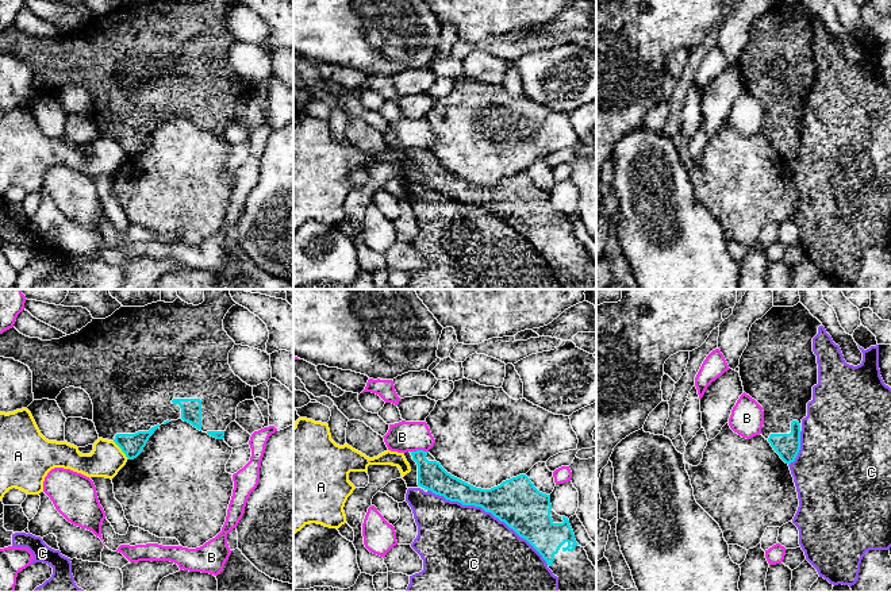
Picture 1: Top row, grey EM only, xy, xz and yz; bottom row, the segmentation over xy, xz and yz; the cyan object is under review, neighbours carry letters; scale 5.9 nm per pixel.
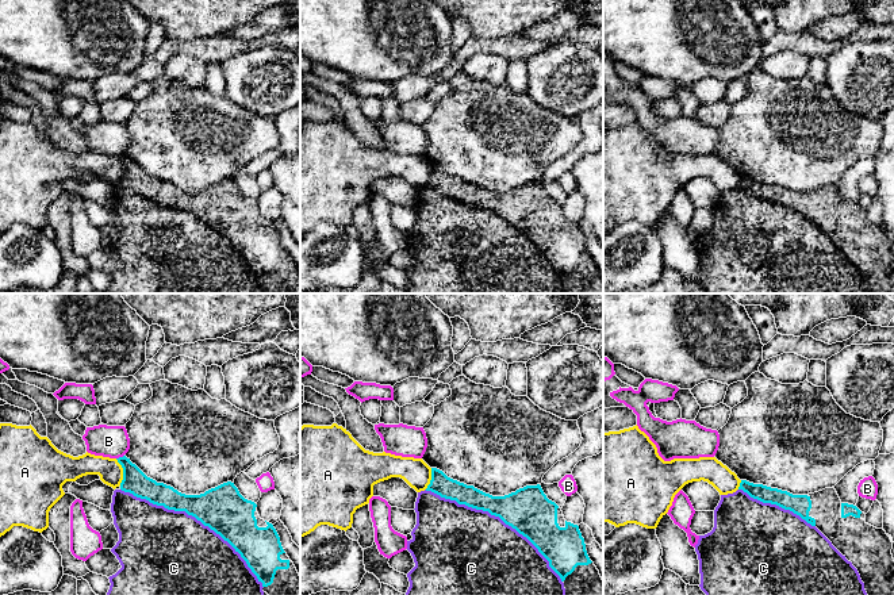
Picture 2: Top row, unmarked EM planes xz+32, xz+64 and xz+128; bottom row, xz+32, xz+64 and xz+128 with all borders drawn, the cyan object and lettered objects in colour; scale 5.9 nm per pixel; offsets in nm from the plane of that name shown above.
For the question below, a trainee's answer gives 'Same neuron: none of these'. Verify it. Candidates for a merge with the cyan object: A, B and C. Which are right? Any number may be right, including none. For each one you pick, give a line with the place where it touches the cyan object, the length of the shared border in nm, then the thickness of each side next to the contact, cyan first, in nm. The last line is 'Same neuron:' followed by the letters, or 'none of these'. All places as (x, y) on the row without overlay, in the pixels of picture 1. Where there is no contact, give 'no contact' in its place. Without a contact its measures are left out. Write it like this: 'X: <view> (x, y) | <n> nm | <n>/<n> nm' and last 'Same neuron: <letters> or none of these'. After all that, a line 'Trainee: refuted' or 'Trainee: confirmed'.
Same neuron: none of these
Trainee: confirmed

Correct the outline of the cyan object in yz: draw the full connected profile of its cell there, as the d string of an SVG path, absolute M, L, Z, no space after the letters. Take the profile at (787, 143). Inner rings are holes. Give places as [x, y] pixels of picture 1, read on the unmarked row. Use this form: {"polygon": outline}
{"polygon": "M802 0L794 4L772 4L752 22L748 43L740 55L744 89L764 108L761 132L788 162L800 147L802 116L807 114L807 100L813 97L813 84L818 81L813 35L819 23L822 20Z"}

